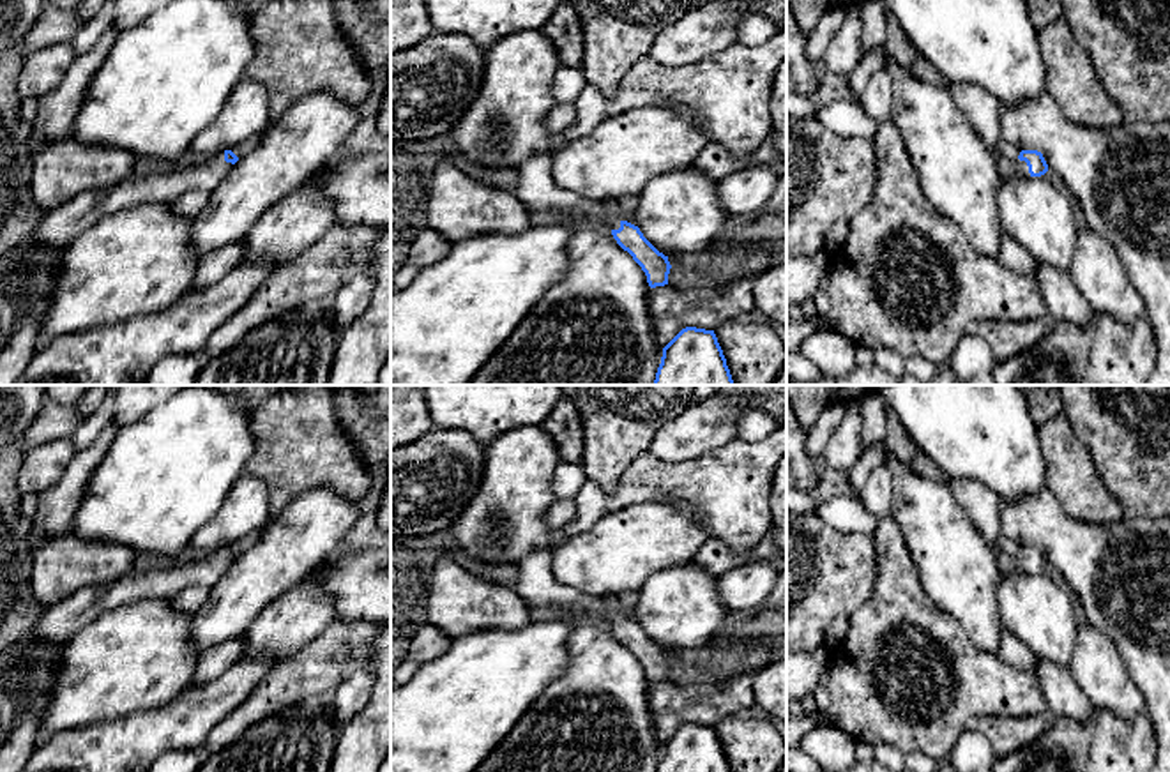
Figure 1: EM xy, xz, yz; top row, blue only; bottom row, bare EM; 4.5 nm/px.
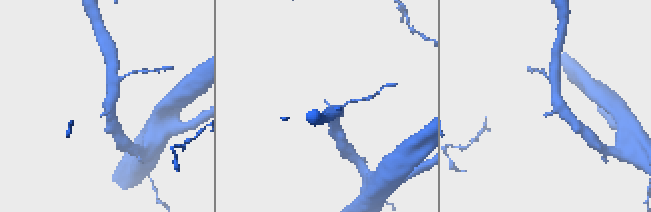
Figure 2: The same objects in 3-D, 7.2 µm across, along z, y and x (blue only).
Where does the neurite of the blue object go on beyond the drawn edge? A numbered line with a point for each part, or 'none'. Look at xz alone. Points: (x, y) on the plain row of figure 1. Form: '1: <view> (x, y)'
1: xz (536, 585)

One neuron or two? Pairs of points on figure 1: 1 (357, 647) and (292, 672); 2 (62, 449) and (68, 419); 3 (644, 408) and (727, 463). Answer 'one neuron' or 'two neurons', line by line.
1: one neuron
2: two neurons
3: two neurons

